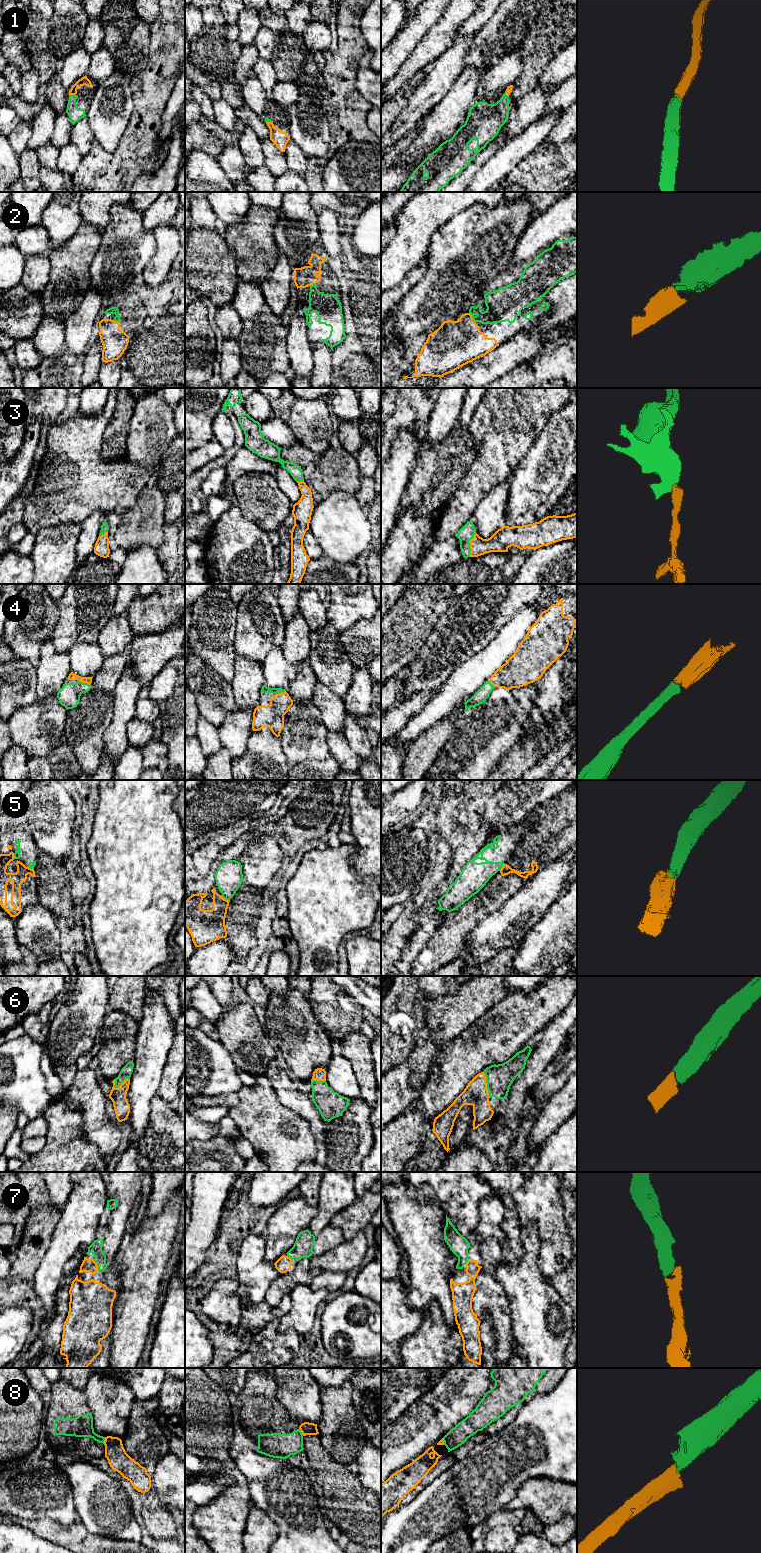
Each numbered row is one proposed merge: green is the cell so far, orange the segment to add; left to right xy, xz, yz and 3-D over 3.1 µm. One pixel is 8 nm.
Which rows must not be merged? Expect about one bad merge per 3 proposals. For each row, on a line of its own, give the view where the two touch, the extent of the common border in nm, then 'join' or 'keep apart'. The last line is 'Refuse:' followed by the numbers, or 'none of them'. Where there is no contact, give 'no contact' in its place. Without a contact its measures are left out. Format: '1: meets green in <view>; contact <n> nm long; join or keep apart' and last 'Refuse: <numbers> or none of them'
1: meets green in xy; contact 60 nm long; join
2: meets green in yz; contact 100 nm long; join
3: meets green in yz; contact 220 nm long; join
4: meets green in xy; contact 90 nm long; join
5: meets green in xz; contact 80 nm long; keep apart
6: meets green in yz; contact 220 nm long; join
7: meets green in xy; contact 100 nm long; join
8: meets green in xz; contact 70 nm long; keep apart
Refuse: 5, 8

